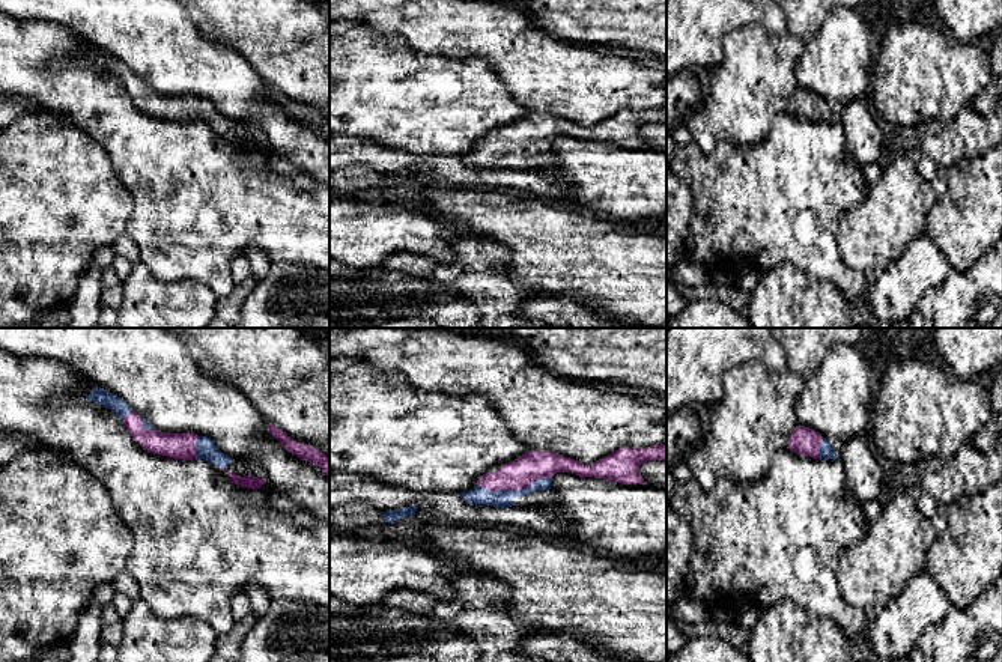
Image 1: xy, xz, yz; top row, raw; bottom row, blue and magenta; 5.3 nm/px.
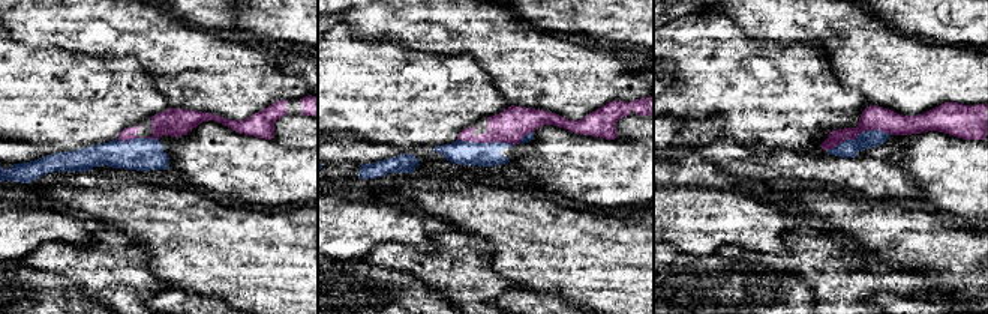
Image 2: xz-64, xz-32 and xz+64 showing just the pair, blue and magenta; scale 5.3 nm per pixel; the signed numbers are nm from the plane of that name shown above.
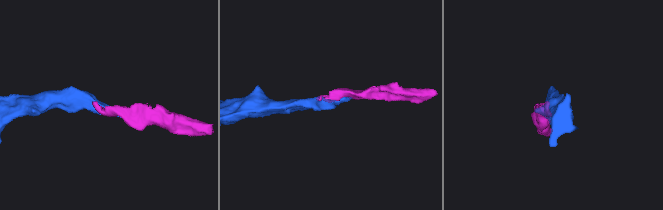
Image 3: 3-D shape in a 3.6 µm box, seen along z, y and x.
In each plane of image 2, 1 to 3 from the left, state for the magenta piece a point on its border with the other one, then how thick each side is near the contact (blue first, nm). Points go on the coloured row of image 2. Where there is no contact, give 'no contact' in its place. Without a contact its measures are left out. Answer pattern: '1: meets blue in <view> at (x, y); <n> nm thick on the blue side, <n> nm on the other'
1: meets blue in xz-64 at (137, 138); 180 nm thick on the blue side, 160 nm on the other
2: meets blue in xz-32 at (486, 143); 130 nm thick on the blue side, 180 nm on the other
3: meets blue in xz+64 at (861, 132); 100 nm thick on the blue side, 130 nm on the other

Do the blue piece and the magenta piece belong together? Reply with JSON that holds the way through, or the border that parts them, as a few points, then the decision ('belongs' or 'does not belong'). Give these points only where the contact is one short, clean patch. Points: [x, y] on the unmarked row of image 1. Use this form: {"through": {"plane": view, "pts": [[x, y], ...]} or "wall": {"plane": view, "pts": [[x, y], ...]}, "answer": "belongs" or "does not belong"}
{"answer": "belongs"}

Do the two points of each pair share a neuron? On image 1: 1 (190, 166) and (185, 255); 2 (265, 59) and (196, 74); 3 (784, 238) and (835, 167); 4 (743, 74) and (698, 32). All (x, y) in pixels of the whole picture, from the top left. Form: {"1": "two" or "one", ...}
{"1": "one", "2": "two", "3": "one", "4": "two"}

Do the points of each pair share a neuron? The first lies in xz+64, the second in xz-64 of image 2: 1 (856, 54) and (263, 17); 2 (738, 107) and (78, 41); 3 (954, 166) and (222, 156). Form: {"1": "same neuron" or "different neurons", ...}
{"1": "different neurons", "2": "different neurons", "3": "same neuron"}

